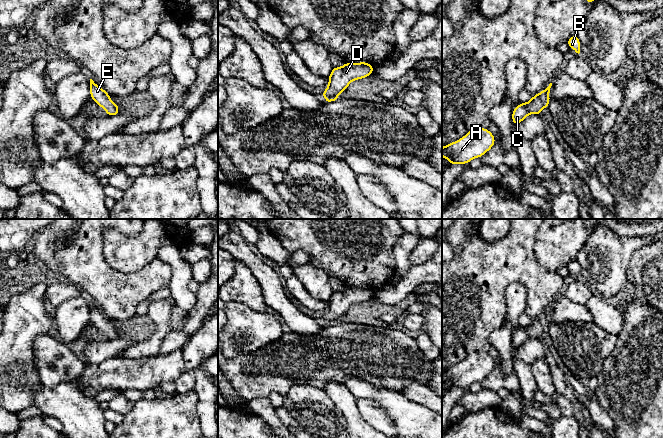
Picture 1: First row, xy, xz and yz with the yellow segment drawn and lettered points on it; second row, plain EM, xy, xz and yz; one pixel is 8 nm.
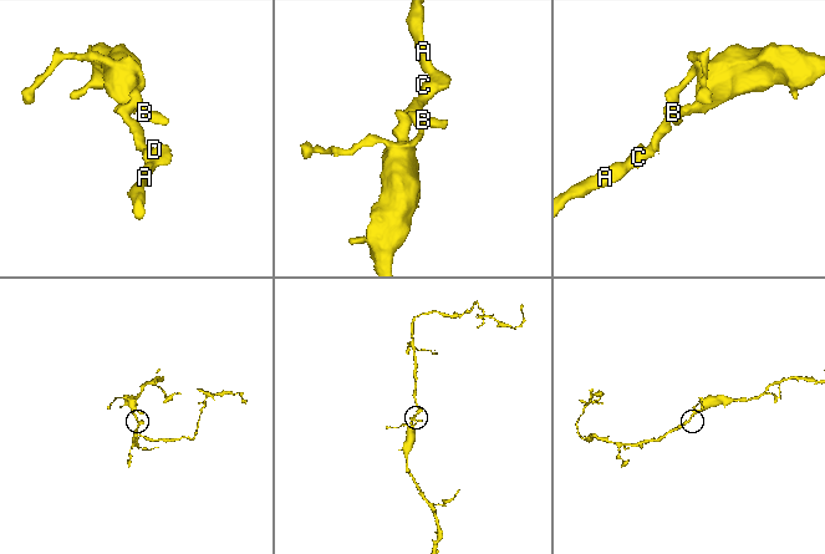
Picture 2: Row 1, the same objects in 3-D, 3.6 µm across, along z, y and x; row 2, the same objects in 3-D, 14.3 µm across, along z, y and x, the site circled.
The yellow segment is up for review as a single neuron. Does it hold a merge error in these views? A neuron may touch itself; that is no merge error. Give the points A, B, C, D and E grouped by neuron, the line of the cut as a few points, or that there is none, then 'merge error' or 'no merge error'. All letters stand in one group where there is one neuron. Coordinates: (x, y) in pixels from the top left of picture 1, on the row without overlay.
A B C D E | no cut | no merge error

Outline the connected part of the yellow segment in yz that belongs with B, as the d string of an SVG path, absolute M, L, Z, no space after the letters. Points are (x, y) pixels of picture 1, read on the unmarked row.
M573 259L571 260L568 265L567 268L569 269L570 272L572 272L576 277L580 277L580 264L577 261L577 259Z

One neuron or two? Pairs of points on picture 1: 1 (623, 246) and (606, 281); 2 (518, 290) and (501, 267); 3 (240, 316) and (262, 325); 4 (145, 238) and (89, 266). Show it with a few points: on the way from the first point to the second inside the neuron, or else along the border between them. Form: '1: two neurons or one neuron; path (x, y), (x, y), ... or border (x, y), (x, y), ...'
1: one neuron; path (614, 255), (608, 261), (608, 272)
2: two neurons; border (522, 283), (512, 282), (508, 286), (507, 305)
3: one neuron; path (245, 321), (249, 325), (257, 325)
4: two neurons; border (102, 235), (103, 256), (106, 263), (124, 272)

